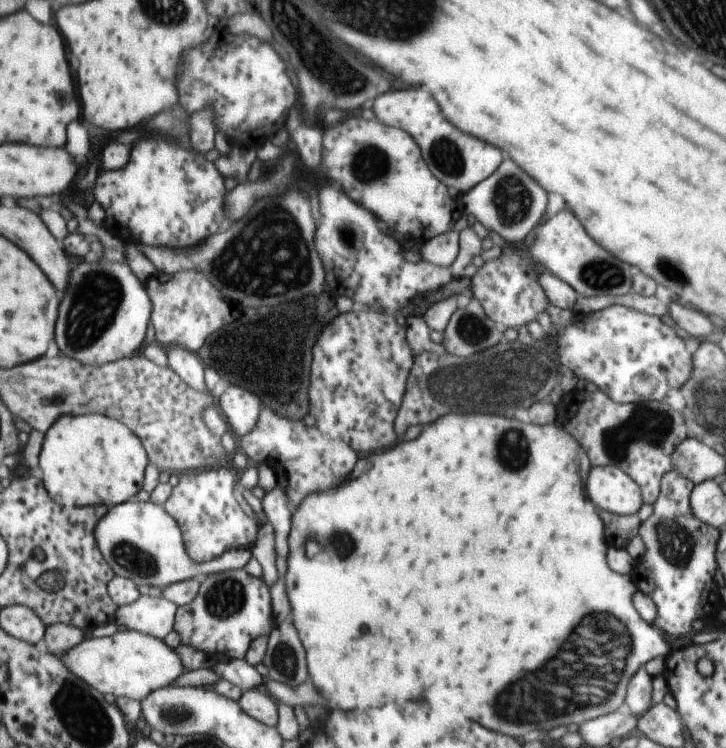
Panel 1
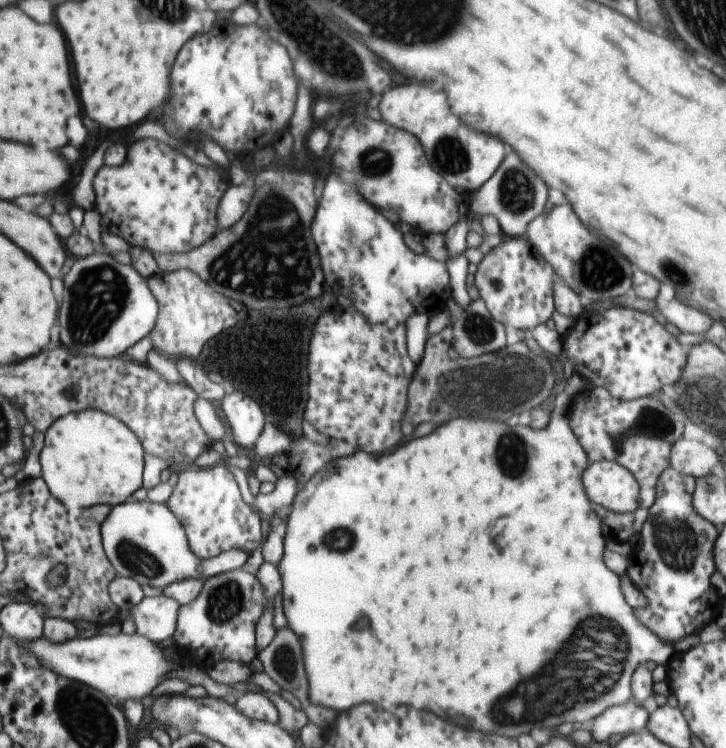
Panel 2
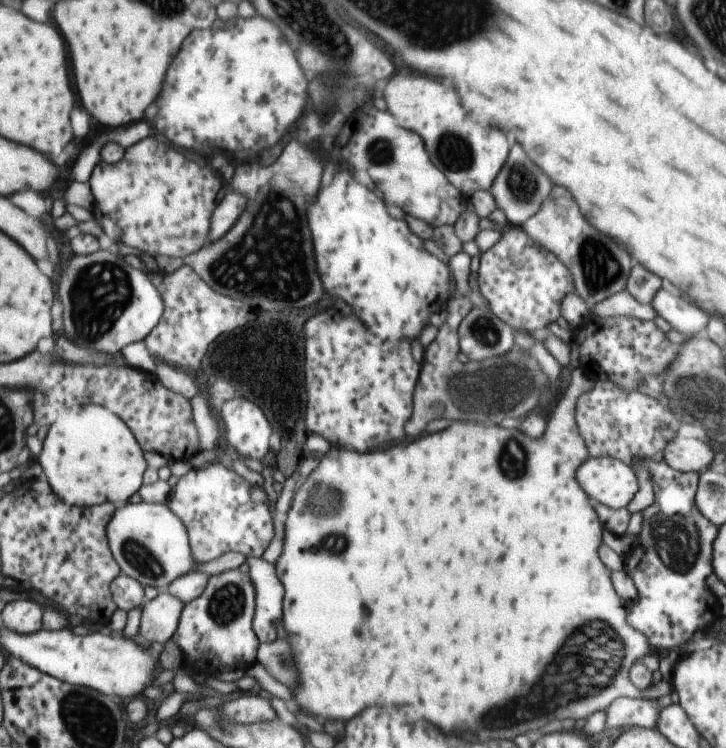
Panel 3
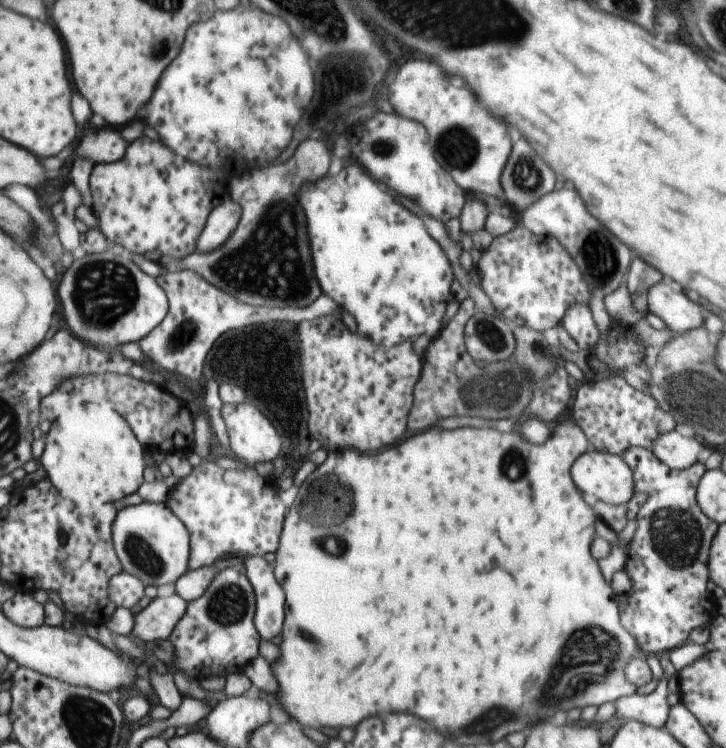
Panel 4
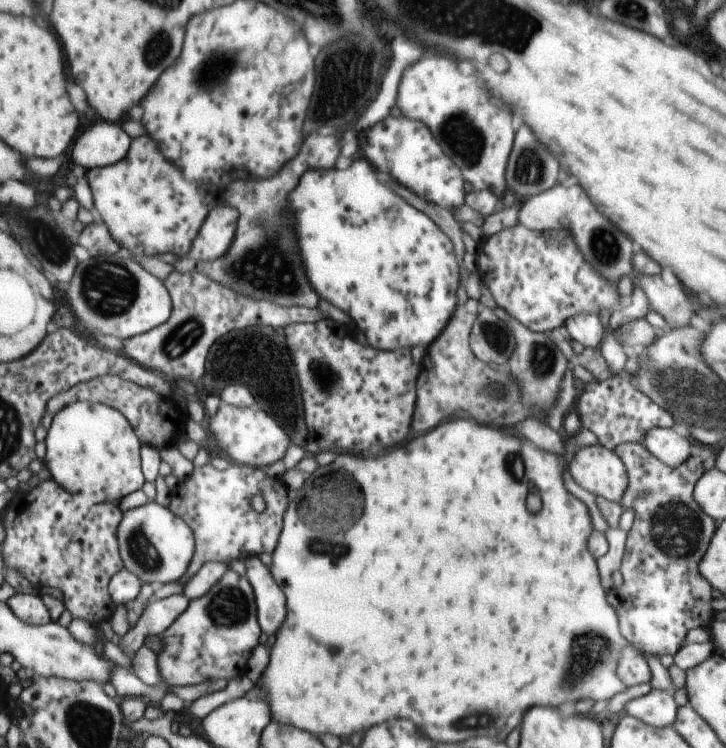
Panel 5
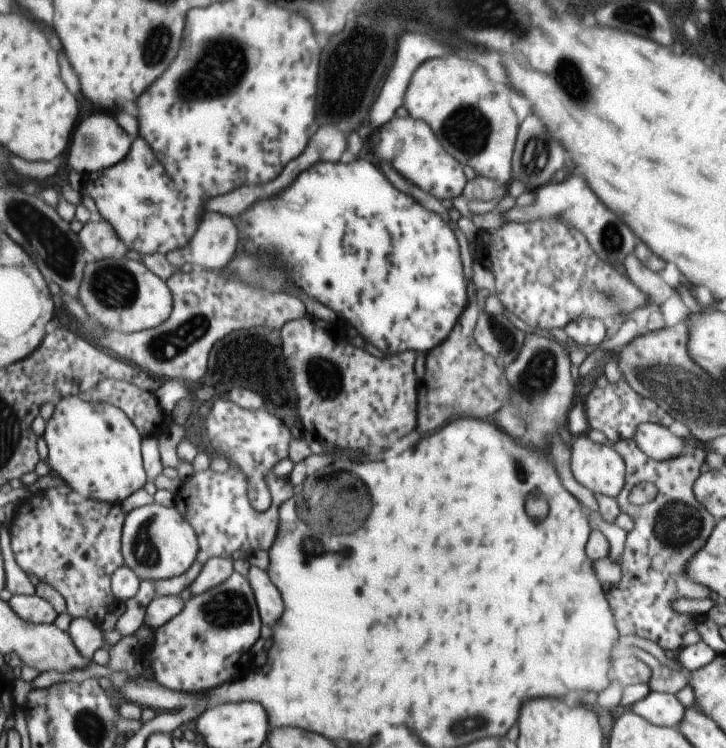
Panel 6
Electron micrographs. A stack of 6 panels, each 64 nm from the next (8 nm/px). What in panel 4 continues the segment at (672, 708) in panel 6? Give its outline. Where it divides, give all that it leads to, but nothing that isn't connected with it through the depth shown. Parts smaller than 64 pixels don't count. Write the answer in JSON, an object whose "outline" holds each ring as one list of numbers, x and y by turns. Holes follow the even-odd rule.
{"outline":[[667,655,659,656,659,666,663,670,663,676,658,681,656,688,647,695,637,693,619,697,614,700,614,719,633,720,647,726,661,728,669,716,669,704,667,704,667,683,676,670,673,668]]}

